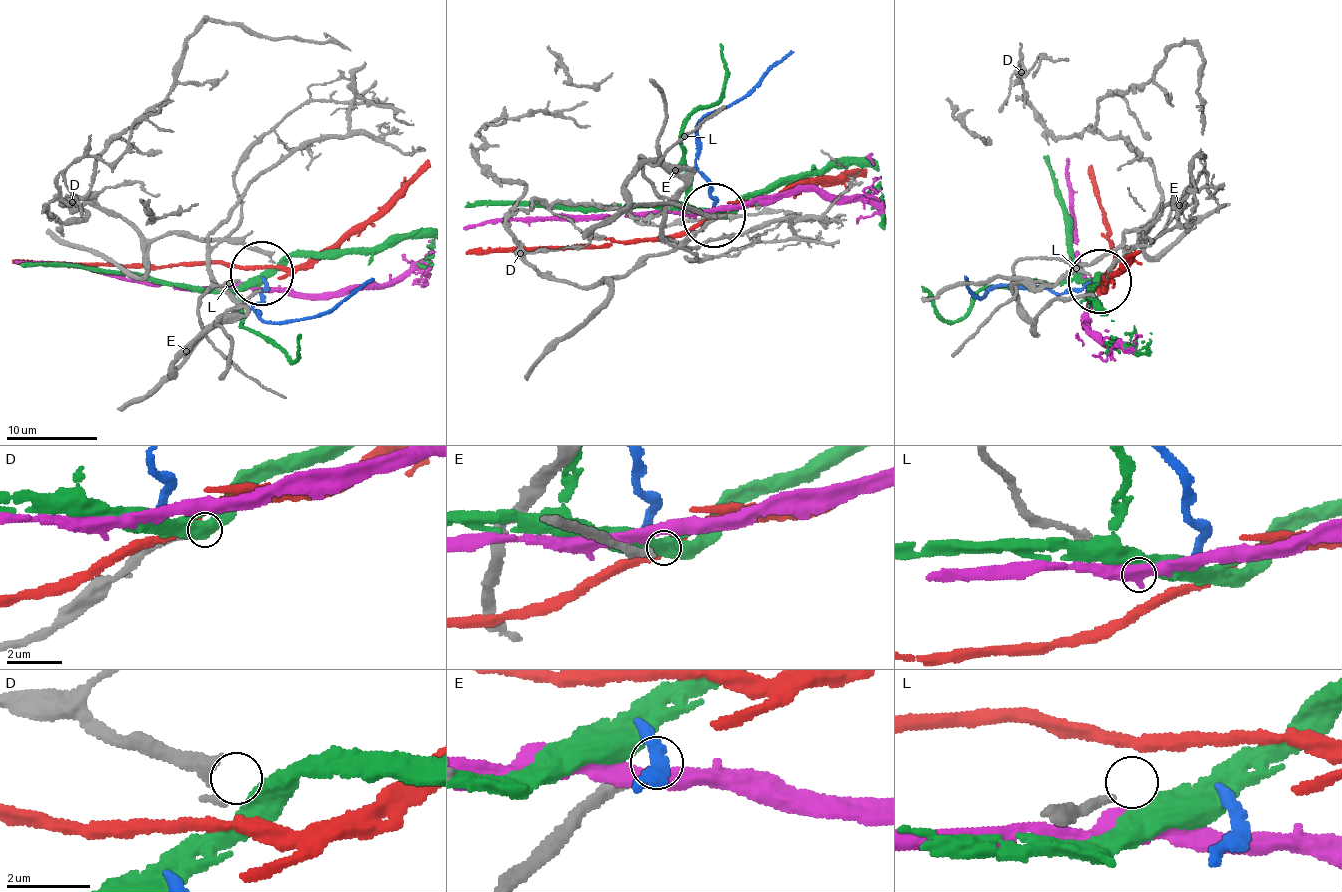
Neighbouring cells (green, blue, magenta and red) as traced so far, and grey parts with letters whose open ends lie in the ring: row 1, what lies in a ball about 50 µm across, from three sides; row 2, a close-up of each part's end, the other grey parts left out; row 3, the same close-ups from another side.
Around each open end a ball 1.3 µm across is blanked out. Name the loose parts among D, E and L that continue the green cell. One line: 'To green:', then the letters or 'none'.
To green: none

